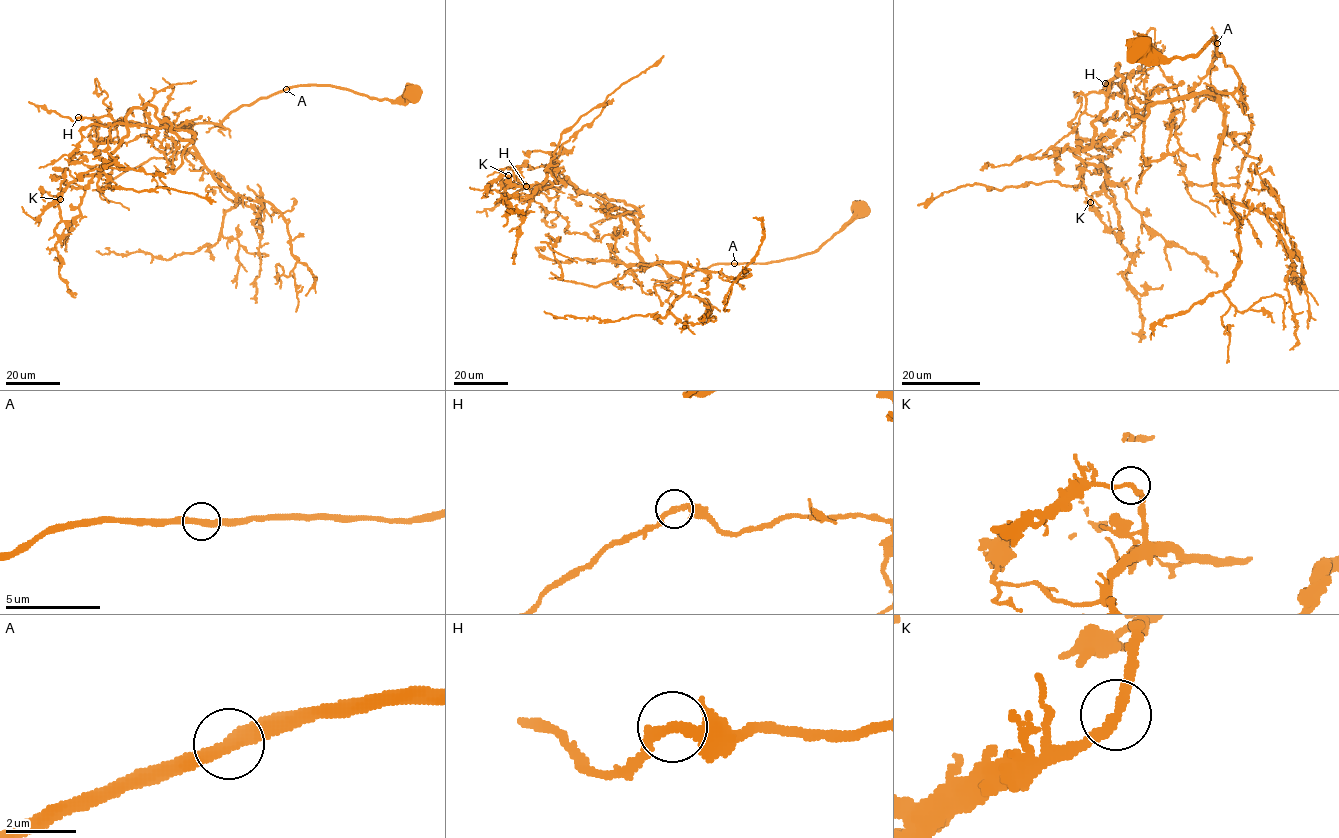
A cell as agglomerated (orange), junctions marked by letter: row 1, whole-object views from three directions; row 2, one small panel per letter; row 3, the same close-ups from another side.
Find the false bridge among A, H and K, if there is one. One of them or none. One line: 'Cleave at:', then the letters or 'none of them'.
Cleave at: none of them

